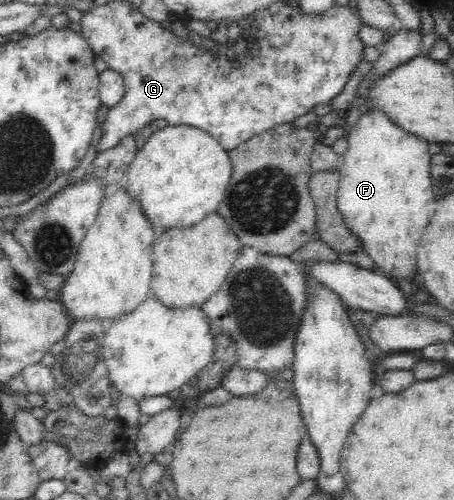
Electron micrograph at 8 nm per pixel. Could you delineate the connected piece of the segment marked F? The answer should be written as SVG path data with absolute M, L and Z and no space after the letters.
M381 110L363 114L345 137L348 148L341 157L335 201L345 228L359 238L361 252L373 261L375 272L394 283L411 279L417 273L417 245L435 201L428 142L407 134Z

